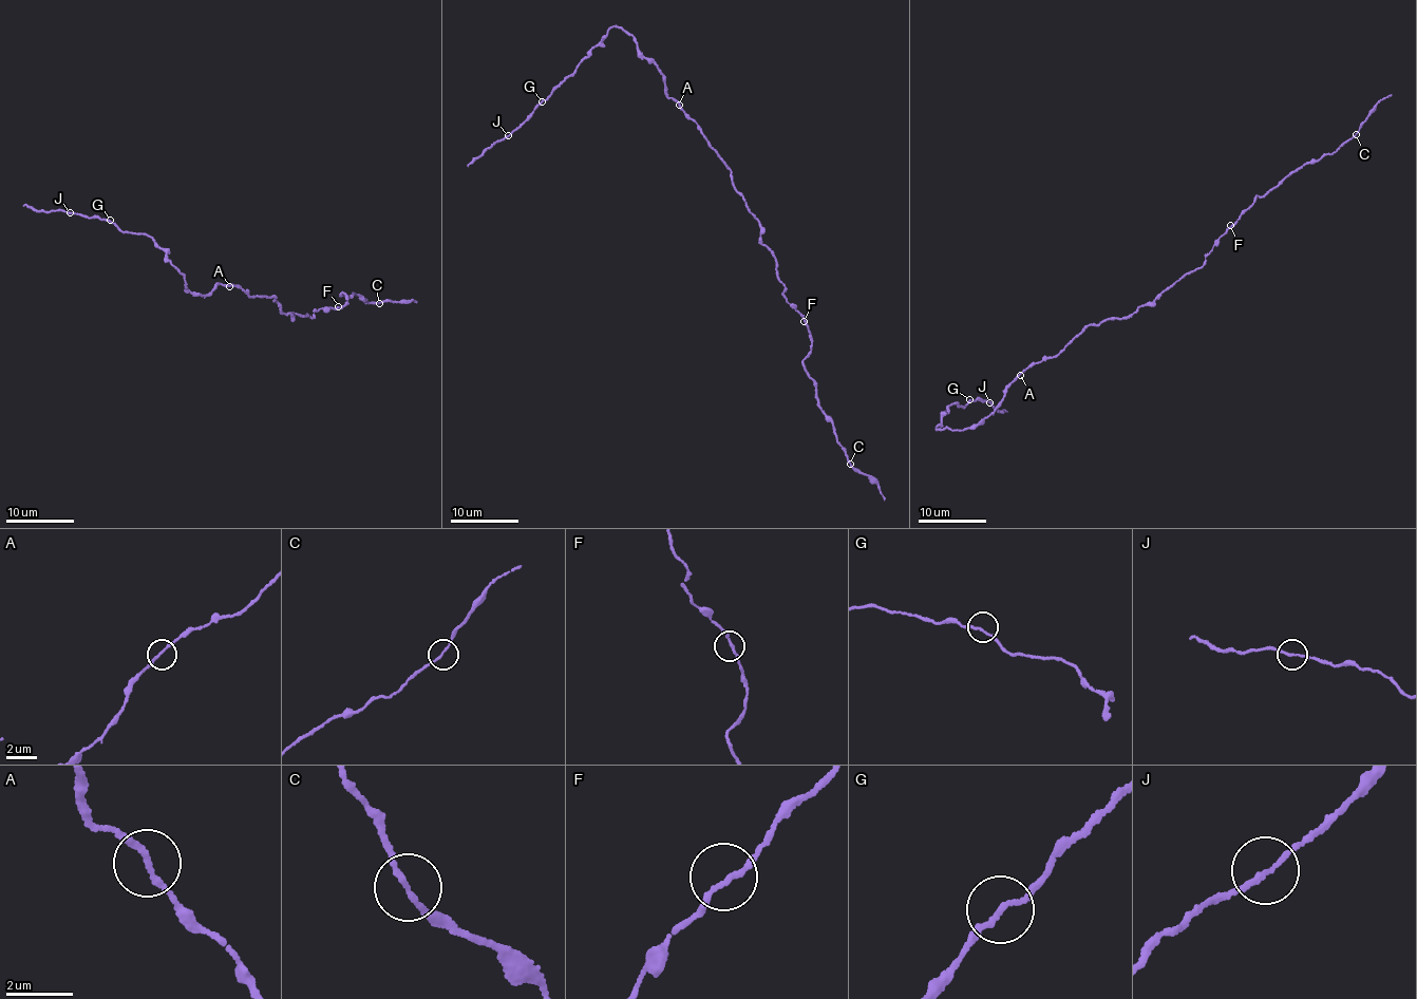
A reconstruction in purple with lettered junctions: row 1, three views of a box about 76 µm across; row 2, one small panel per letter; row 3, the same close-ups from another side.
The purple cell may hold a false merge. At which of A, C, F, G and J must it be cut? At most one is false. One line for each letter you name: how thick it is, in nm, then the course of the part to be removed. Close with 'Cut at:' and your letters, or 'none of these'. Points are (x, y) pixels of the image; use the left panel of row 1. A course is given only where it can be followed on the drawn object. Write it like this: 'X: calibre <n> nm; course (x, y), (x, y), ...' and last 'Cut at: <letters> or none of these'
J: calibre 140 nm; course (70, 213), (60, 209), (45, 213), (23, 205)
Cut at: J

